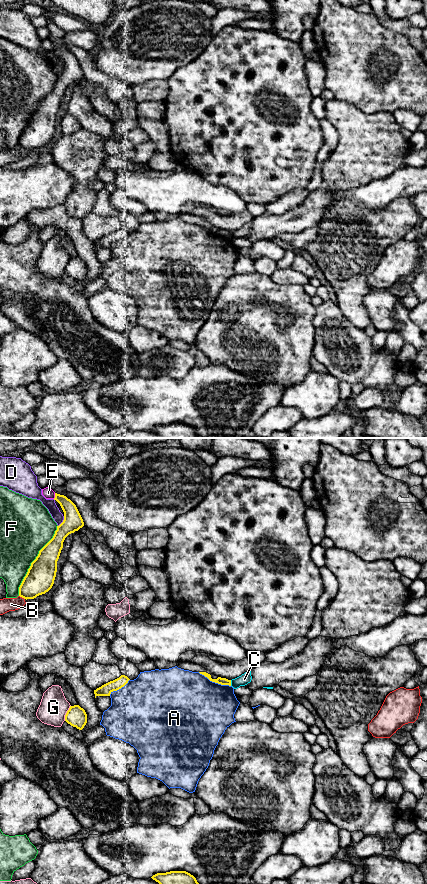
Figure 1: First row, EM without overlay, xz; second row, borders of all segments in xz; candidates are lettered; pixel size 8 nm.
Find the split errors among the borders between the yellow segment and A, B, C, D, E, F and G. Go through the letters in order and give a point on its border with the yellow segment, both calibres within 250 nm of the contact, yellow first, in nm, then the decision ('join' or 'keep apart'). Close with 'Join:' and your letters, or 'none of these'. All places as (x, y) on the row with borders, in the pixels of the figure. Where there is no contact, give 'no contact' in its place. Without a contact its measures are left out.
A: xz (214, 681) | 60/480 nm | keep apart
B: xz (22, 597) | 220/110 nm | keep apart
C: xz (230, 683) | 60/90 nm | keep apart
D: xz (63, 521) | 150/90 nm | keep apart
E: xz (55, 496) | 150/90 nm | keep apart
F: xz (34, 560) | 220/400 nm | keep apart
G: xz (66, 713) | 160/220 nm | keep apart
Join: none of these

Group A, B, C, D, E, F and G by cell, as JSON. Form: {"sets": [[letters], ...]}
{"sets": [["A"], ["B"], ["C"], ["D"], ["E"], ["F"], ["G"]]}

